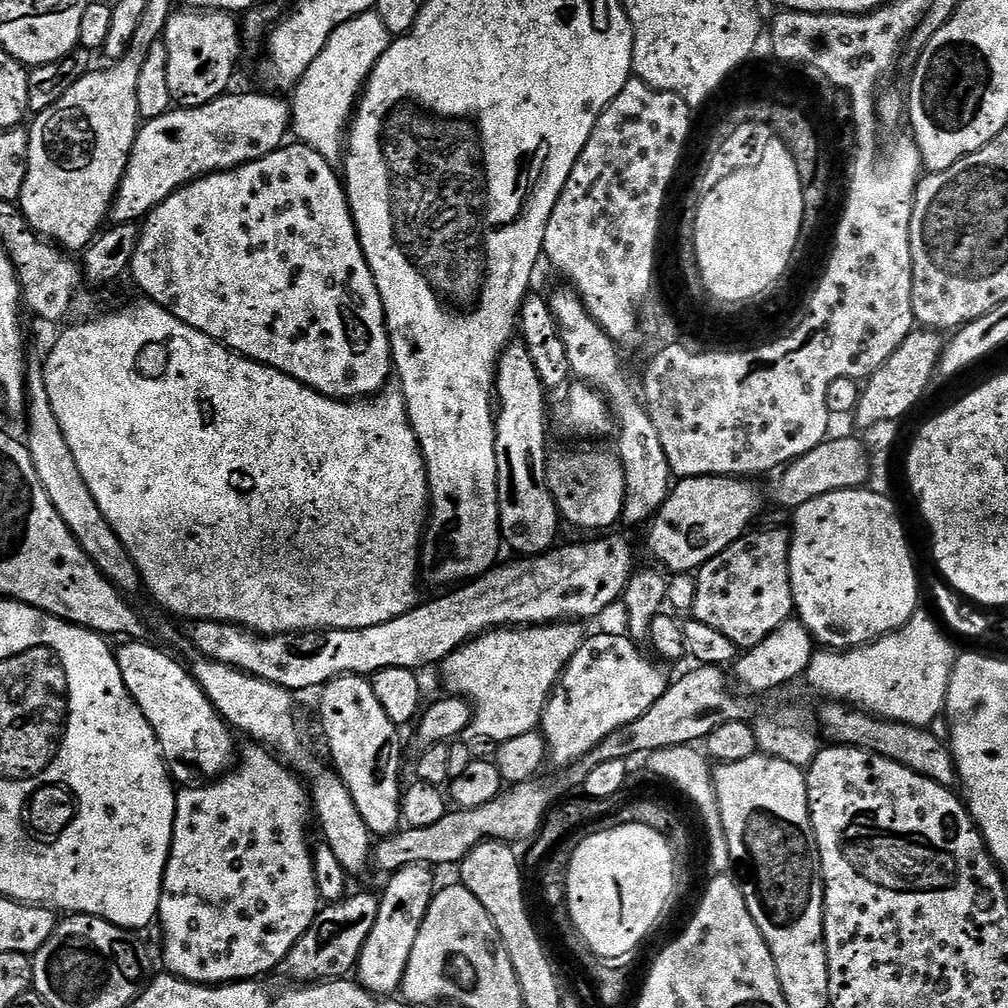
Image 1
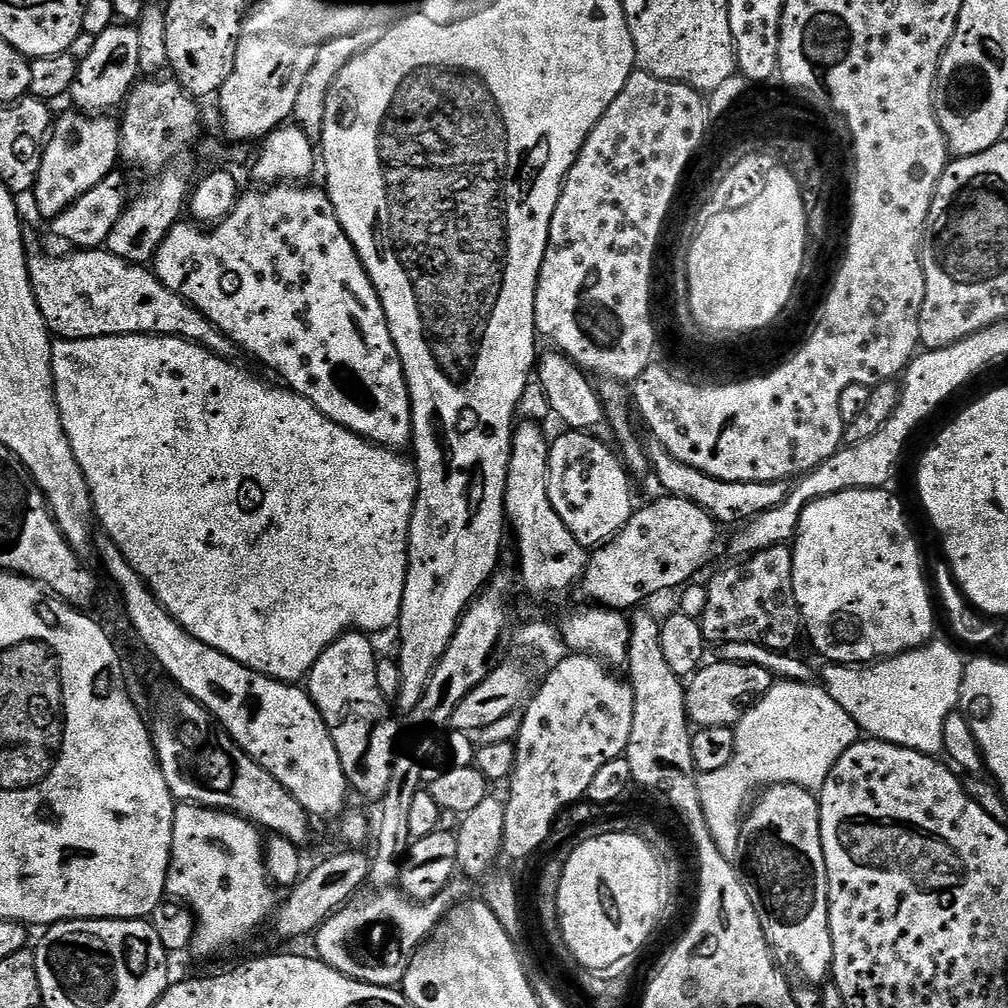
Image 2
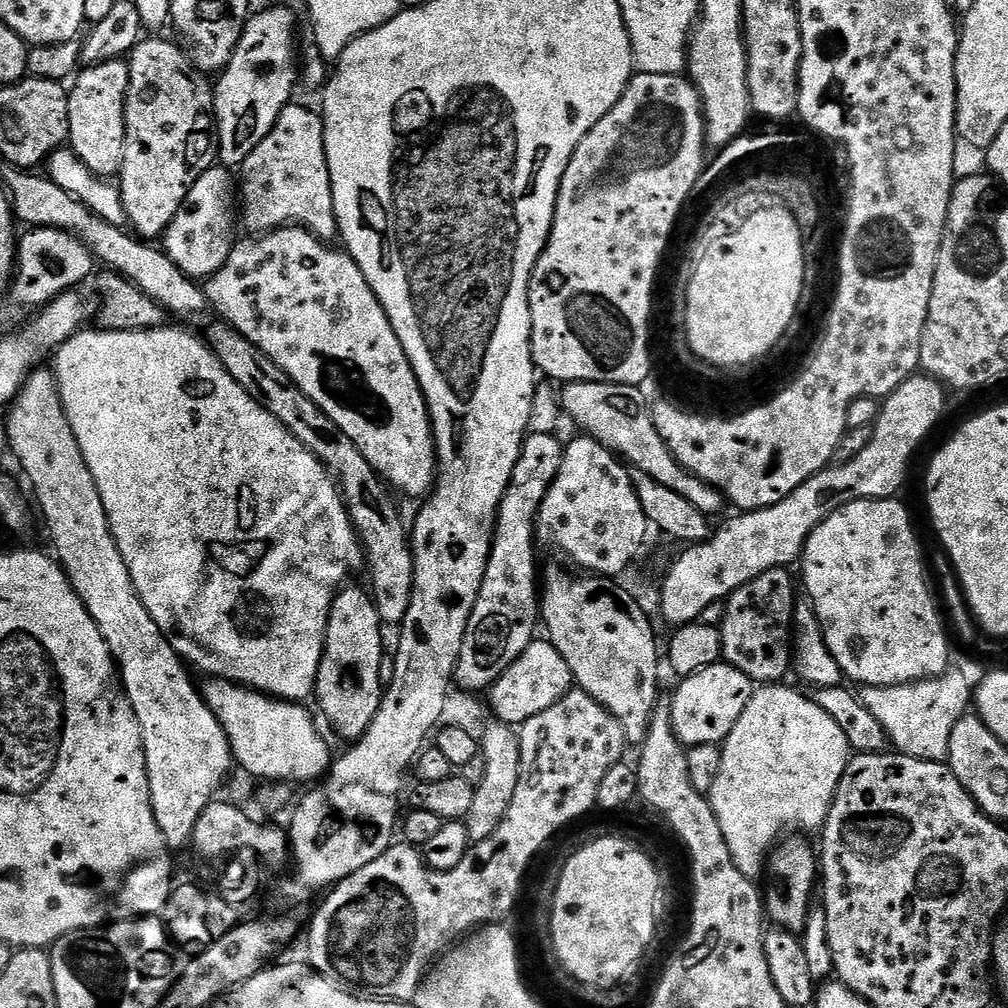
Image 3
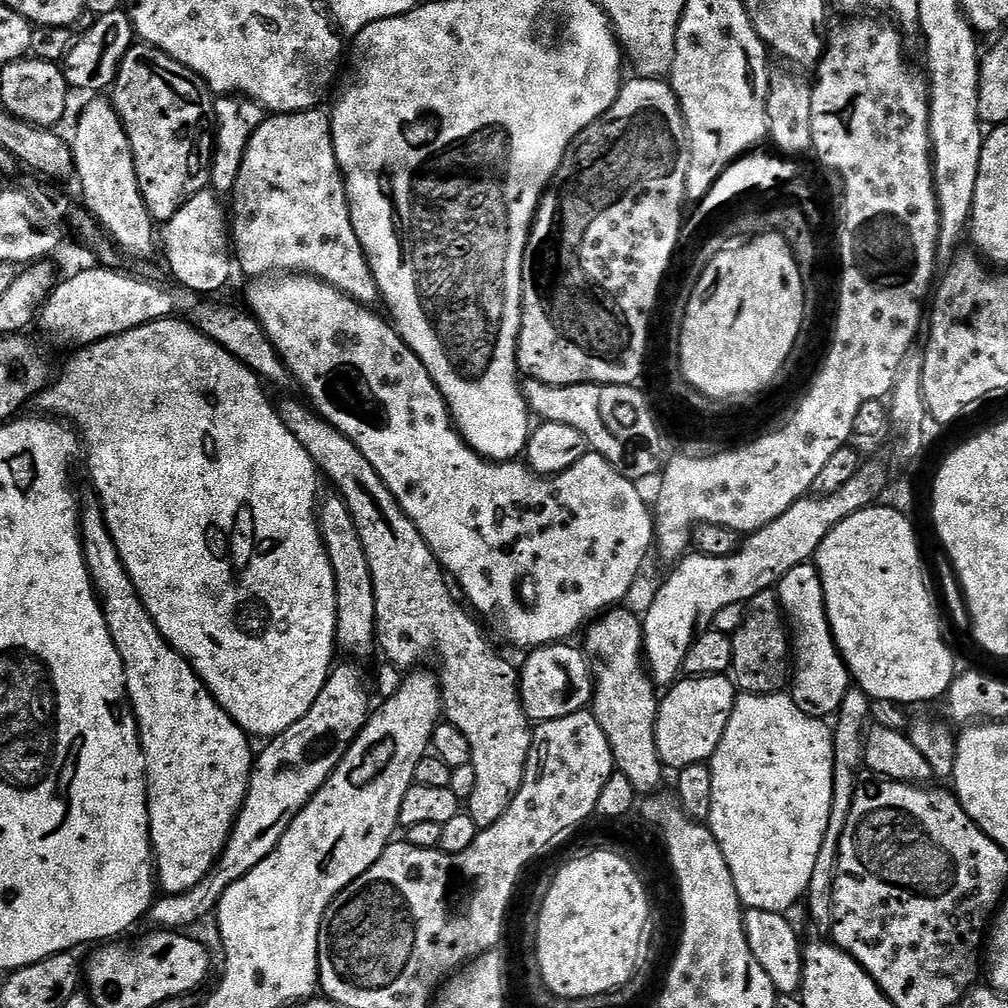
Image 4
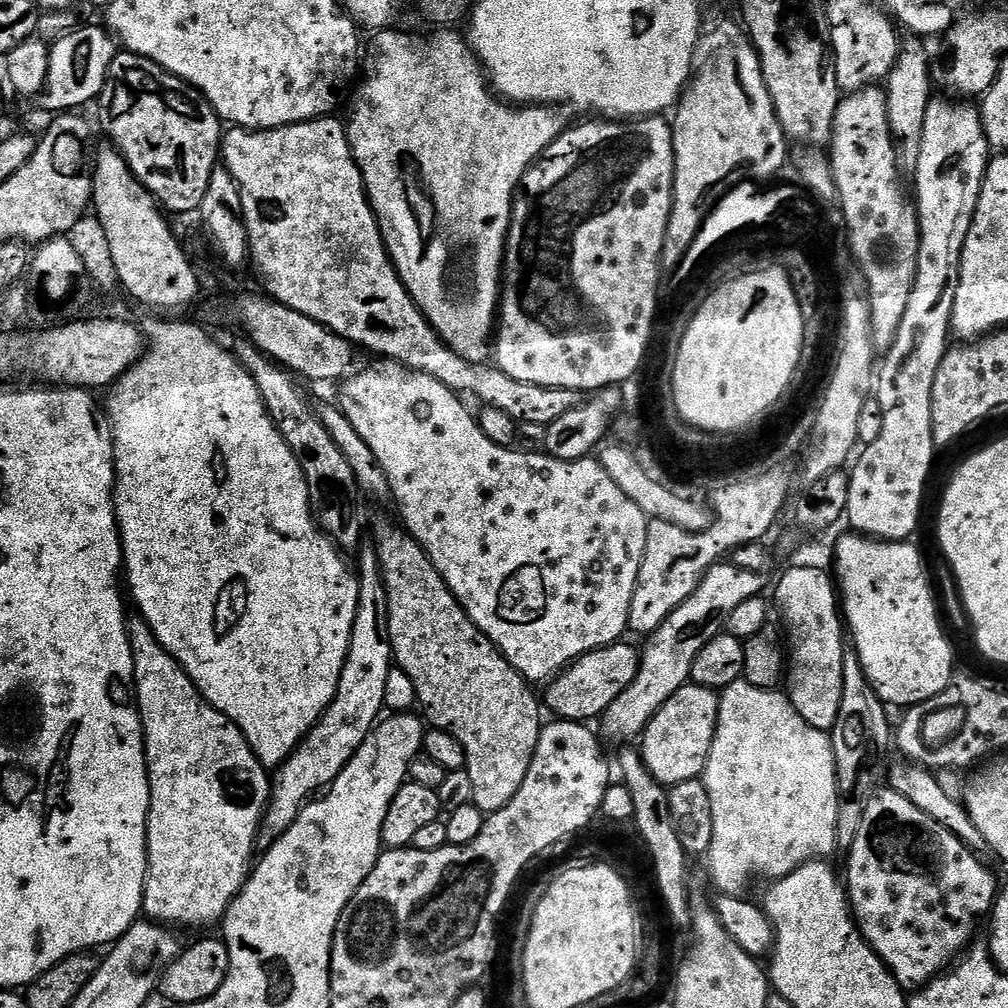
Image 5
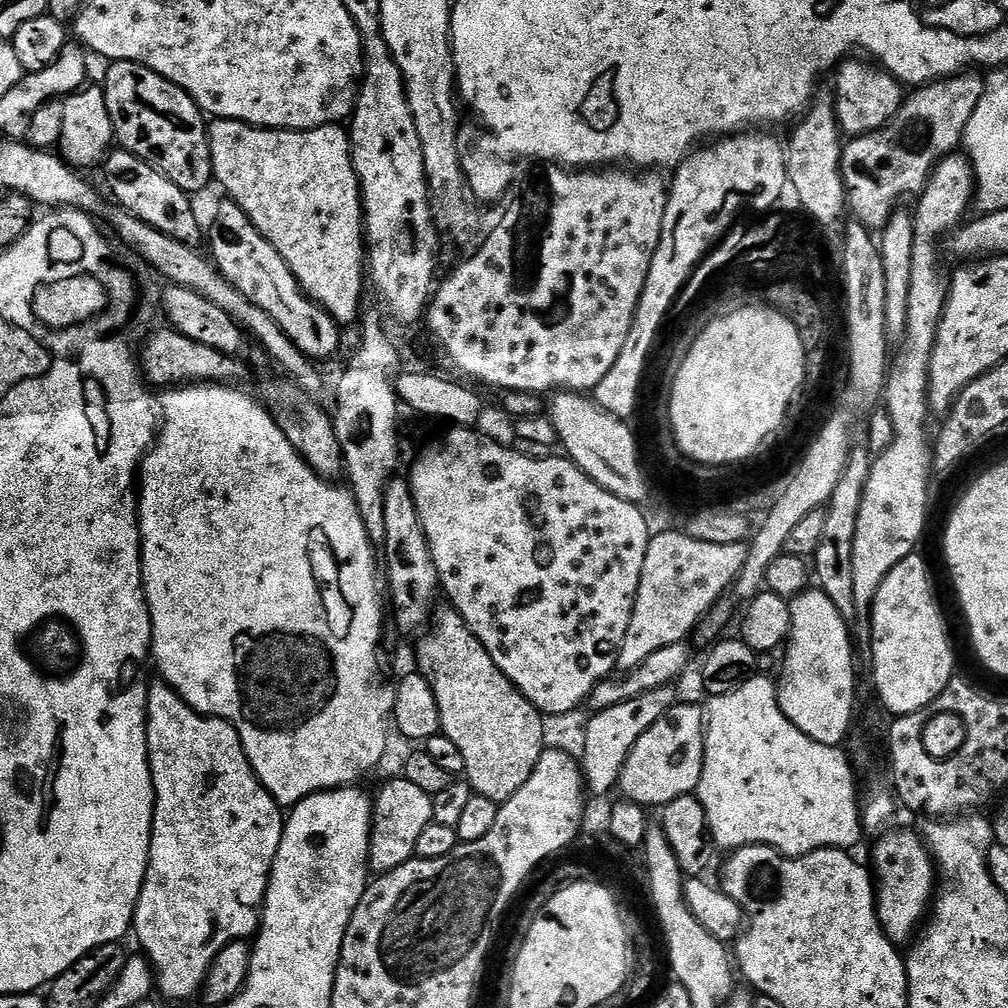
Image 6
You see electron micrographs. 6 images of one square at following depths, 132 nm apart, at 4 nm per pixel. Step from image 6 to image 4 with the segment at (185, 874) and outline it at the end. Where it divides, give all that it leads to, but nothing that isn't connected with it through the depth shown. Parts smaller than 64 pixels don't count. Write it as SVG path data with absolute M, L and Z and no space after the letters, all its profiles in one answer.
M92 494L85 500L83 497L79 513L86 566L92 584L96 587L106 626L124 663L128 700L136 716L136 727L140 730L144 768L148 772L148 833L152 839L154 880L161 893L178 896L207 878L224 853L236 816L244 805L252 773L254 748L248 745L248 733L233 722L222 706L218 706L216 699L208 692L208 687L197 678L195 670L168 645L150 618L146 606L140 601L140 595L134 590L134 582L130 582L130 574L126 574L122 566L118 546L114 546L114 538L106 526L104 510L97 497Z

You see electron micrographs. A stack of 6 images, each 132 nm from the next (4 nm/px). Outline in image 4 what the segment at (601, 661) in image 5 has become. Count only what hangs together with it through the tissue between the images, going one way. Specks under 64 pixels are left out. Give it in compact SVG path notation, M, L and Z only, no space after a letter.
M568 642L548 644L545 648L534 648L518 668L520 677L520 701L529 721L566 718L566 714L583 712L592 702L592 666L579 647L571 648Z

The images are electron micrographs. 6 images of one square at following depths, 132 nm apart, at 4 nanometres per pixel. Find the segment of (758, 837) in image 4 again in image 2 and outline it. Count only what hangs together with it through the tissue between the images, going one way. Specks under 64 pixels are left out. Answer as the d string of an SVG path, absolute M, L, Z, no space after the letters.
M773 683L769 692L749 708L742 726L736 728L734 758L730 758L722 770L702 772L698 776L698 798L702 798L706 826L712 829L714 846L718 846L722 858L730 861L737 859L736 852L738 856L742 848L740 835L744 829L744 818L749 811L750 801L757 793L773 784L796 784L799 788L819 790L830 770L834 770L838 758L842 758L850 746L858 743L861 736L854 718L850 718L850 714L846 714L846 710L842 710L842 706L838 706L838 702L834 702L834 698L830 698L830 694L819 683Z

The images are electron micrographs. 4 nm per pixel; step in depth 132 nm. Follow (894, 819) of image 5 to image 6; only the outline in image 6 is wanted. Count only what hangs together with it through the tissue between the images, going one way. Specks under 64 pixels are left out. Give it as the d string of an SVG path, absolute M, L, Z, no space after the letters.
M895 828L885 830L875 837L870 868L874 873L876 913L882 930L893 944L904 946L921 931L929 915L938 888L938 873L923 839L915 831L912 833L904 828Z

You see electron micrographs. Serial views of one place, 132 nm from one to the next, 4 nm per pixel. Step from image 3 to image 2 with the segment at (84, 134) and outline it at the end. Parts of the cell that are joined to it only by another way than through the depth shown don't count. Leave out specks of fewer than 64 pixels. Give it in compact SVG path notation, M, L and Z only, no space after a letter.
M116 22L112 27L100 36L91 41L92 49L88 52L88 57L80 60L80 69L74 78L74 86L70 93L75 107L85 114L108 114L113 110L119 109L124 101L128 99L129 92L134 85L141 79L142 73L138 66L138 30L128 22Z

